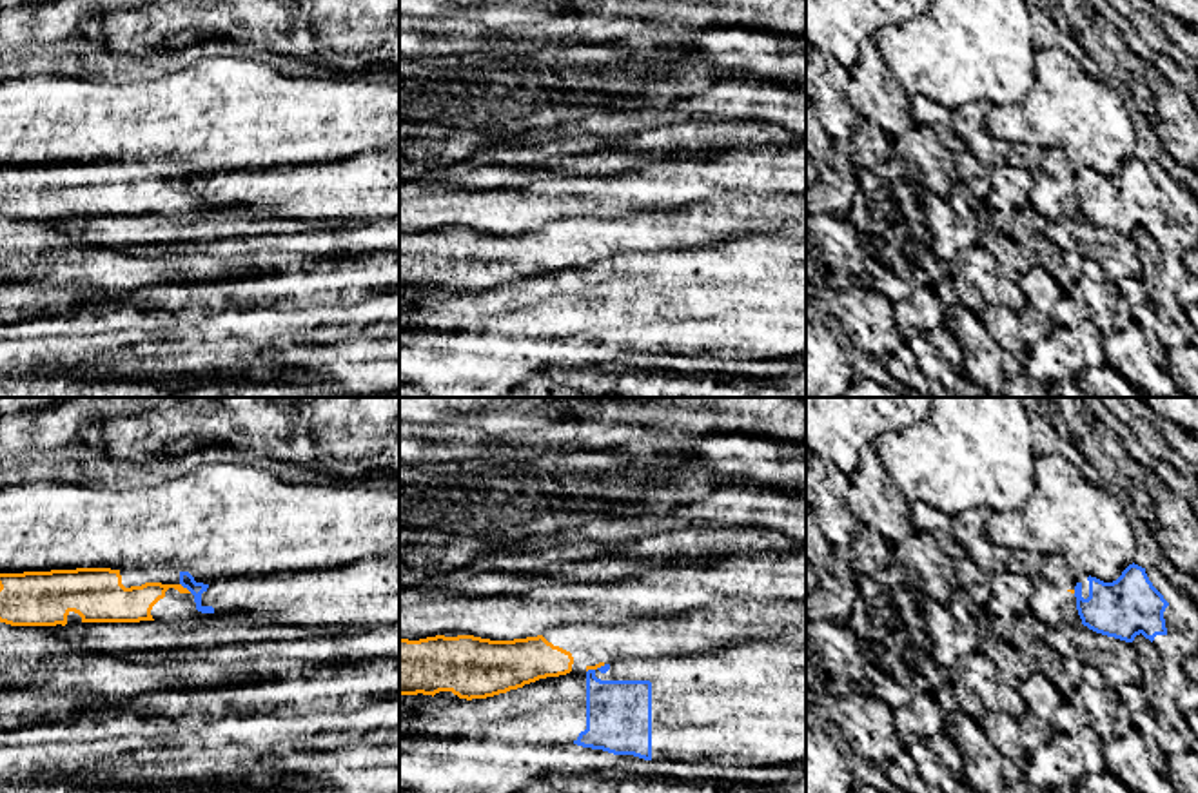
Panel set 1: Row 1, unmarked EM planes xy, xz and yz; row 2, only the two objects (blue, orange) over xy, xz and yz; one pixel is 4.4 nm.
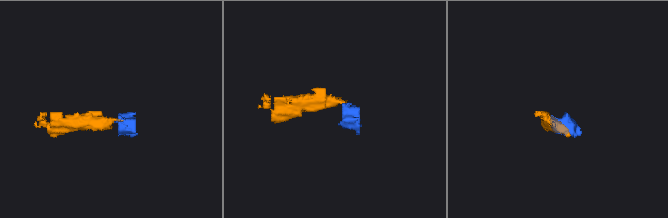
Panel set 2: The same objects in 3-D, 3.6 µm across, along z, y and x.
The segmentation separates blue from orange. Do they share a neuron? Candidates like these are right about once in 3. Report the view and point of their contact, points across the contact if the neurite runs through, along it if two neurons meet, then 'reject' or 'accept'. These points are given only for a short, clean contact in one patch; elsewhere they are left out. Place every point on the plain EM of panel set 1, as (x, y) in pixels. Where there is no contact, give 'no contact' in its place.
xy (186, 180) | along xy (180, 176), (191, 186) | reject

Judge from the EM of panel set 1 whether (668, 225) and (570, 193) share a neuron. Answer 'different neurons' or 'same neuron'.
different neurons

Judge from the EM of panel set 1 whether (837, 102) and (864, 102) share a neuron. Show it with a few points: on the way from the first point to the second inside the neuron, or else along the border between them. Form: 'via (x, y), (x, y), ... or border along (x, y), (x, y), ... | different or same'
border along (846, 69), (850, 75), (846, 98), (861, 118) | different

